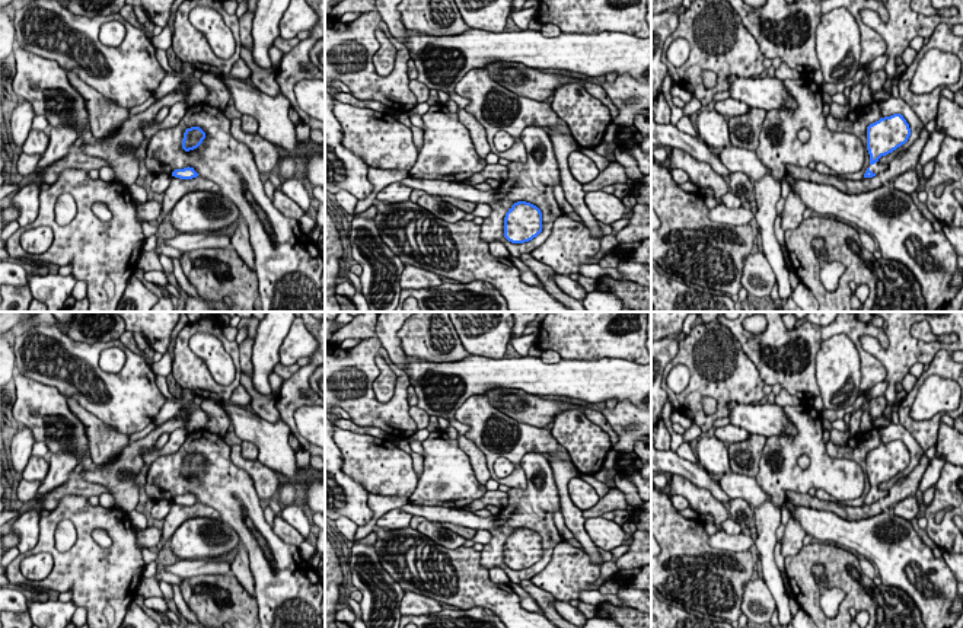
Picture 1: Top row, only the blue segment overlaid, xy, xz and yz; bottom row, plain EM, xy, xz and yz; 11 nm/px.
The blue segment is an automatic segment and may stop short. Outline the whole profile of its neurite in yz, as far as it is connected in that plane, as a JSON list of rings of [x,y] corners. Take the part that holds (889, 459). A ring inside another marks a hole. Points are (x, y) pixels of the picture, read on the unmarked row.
[[[893,440],[870,450],[867,453],[870,492],[867,494],[864,504],[873,504],[877,500],[884,498],[889,491],[880,490],[879,485],[905,471],[909,462],[909,450],[900,440]]]

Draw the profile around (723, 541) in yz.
[[[720,530],[715,535],[710,535],[708,545],[728,552],[742,552],[749,551],[749,548],[755,545],[755,539],[756,536],[752,535],[728,535],[724,530]]]

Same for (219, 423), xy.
[[[204,398],[200,407],[208,415],[205,430],[223,437],[232,424],[221,407],[221,402]]]

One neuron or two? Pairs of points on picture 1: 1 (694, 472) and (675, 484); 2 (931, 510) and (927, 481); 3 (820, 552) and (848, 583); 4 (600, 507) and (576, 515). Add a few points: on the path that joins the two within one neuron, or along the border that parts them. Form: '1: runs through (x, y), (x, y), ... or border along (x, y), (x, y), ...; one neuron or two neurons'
1: border along (673, 472), (700, 487), (705, 487), (714, 497); two neurons
2: border along (946, 461), (940, 477), (933, 484); two neurons
3: runs through (828, 560), (844, 576); one neuron
4: border along (582, 510), (584, 519); two neurons

